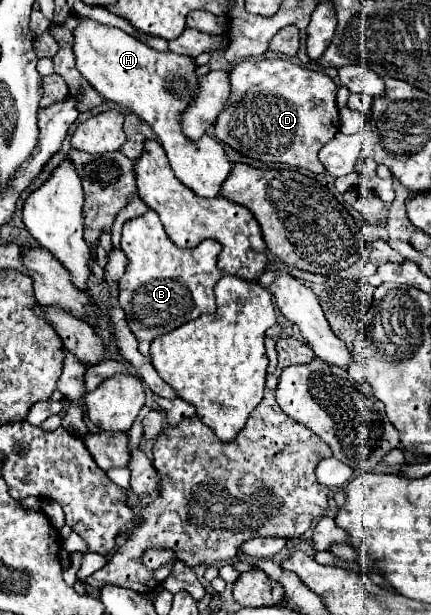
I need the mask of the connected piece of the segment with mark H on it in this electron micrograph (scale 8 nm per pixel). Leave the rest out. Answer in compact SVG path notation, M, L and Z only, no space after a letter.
M76 16L78 26L74 30L74 56L80 74L92 84L104 98L128 106L158 134L170 166L176 178L188 186L194 194L204 198L216 198L222 182L228 178L232 164L224 154L218 140L202 136L200 140L188 140L180 130L180 112L194 100L198 90L196 64L190 56L176 52L156 52L144 42L128 36L118 28L98 24L86 16Z

